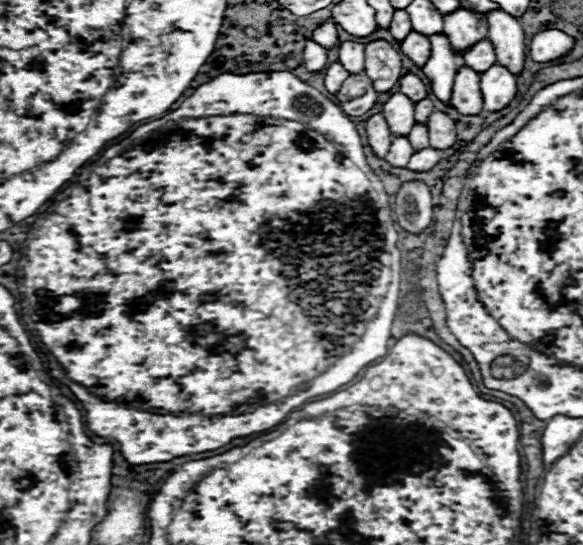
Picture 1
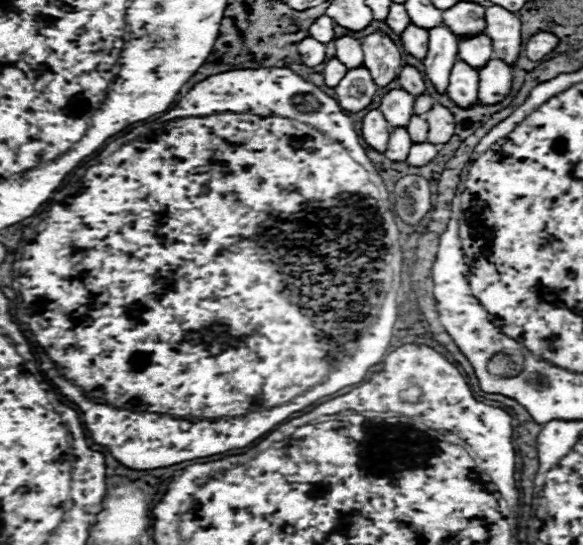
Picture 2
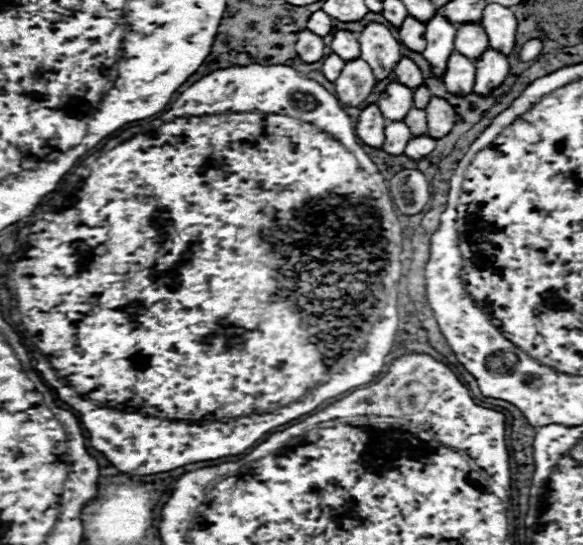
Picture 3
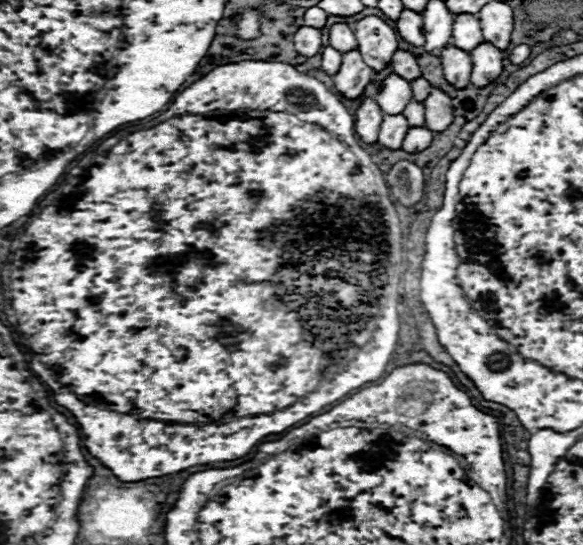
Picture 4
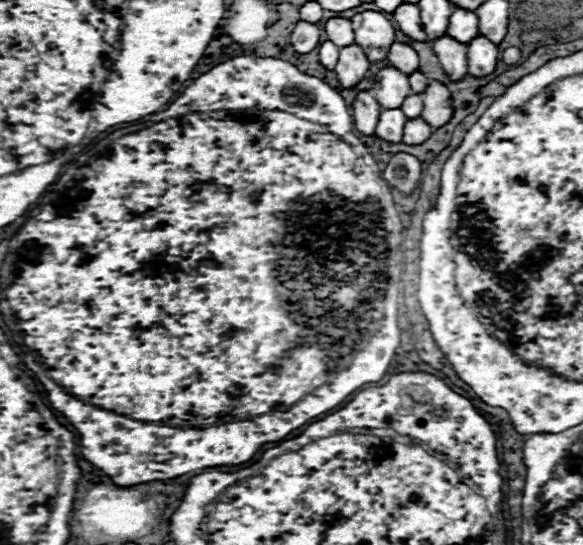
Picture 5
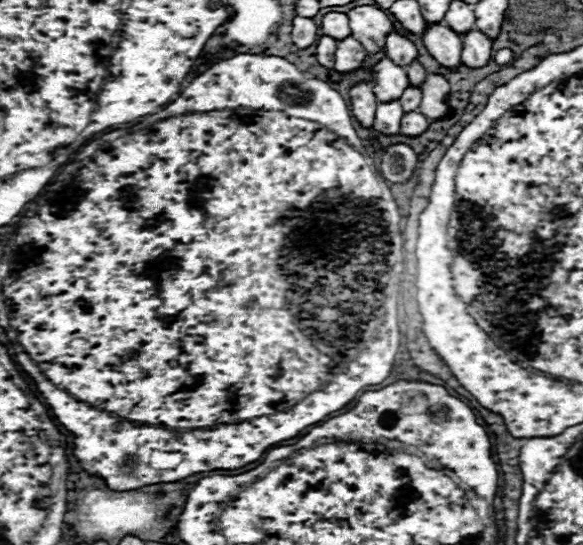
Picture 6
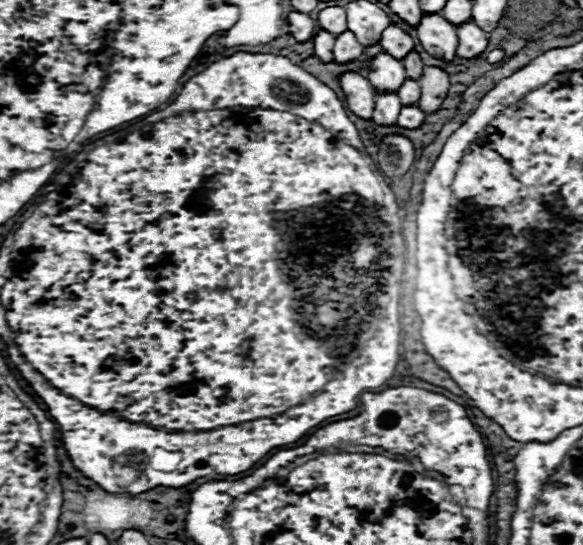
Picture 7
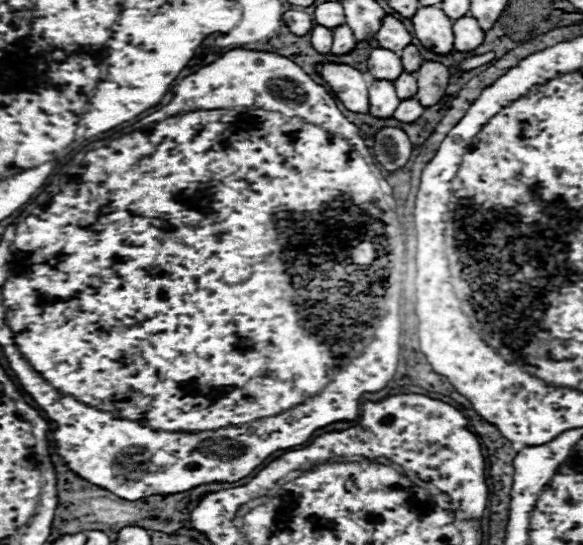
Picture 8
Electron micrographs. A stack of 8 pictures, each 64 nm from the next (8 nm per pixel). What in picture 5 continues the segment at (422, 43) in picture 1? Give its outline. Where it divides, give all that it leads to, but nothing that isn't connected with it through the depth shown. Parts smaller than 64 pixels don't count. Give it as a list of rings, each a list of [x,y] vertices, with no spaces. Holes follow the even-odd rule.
[[[402,4],[396,12],[394,12],[394,22],[398,24],[398,28],[412,40],[416,42],[426,42],[426,32],[424,32],[424,24],[420,20],[420,10],[418,6],[410,6],[410,4]]]

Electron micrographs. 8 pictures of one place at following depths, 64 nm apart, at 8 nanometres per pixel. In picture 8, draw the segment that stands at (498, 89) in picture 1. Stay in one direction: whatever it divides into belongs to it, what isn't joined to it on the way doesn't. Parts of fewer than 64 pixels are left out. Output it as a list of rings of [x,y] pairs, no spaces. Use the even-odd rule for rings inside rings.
[[[464,16],[454,20],[454,50],[456,52],[470,52],[484,42],[486,32],[478,26],[472,16]]]

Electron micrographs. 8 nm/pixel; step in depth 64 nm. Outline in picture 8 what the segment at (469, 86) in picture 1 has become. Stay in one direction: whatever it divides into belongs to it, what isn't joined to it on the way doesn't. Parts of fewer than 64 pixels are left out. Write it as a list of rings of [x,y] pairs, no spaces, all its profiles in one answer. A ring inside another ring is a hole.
[[[436,6],[420,8],[414,18],[414,34],[424,48],[436,54],[450,54],[454,50],[452,20]]]

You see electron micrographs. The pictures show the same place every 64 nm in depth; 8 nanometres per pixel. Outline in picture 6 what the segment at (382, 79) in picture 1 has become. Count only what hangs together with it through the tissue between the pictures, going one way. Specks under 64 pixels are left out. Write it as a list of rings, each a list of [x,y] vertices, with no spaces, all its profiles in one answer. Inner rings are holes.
[[[358,6],[348,12],[352,36],[362,42],[368,54],[384,52],[386,48],[386,36],[394,30],[394,24],[390,18],[374,6]]]

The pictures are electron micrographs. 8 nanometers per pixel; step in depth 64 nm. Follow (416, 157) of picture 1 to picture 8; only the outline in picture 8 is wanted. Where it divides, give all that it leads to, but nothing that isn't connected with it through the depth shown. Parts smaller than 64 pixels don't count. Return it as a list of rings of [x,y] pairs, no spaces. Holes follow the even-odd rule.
[[[406,100],[400,102],[400,106],[394,112],[394,118],[400,122],[414,122],[416,118],[420,118],[424,112],[424,106],[420,106],[416,100]]]

